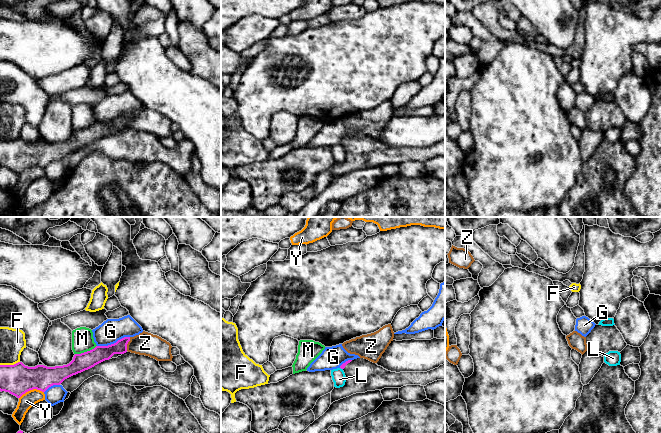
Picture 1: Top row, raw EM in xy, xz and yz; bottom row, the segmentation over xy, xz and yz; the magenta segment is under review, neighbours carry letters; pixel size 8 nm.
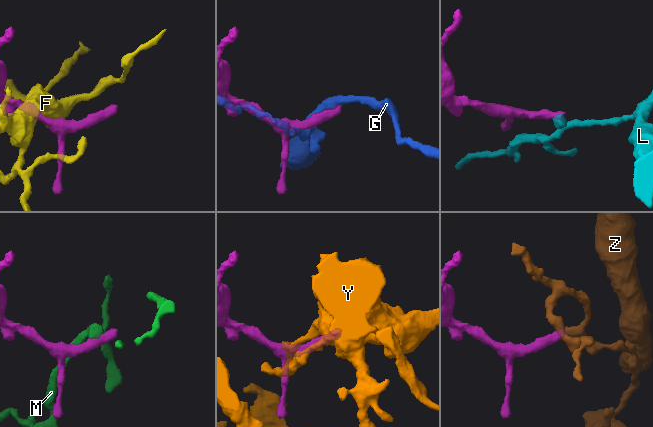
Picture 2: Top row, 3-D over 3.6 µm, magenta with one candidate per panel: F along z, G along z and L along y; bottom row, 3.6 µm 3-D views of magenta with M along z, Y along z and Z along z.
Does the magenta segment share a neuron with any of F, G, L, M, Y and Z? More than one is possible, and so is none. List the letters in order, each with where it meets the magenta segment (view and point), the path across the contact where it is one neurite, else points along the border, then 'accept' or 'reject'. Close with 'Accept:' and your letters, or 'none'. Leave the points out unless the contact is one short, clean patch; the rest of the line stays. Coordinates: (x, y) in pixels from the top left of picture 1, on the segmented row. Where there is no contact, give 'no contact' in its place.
F: xy (9, 365) | reject
G: xy (114, 343) | reject
L: xz (341, 368) | along xz (340, 367), (342, 369) | reject
M: xy (85, 352) | along xy (96, 345), (89, 350), (75, 354) | reject
Y: xy (31, 389) | reject
Z: xy (127, 343) | along xy (130, 337), (126, 350) | reject
Accept: none

